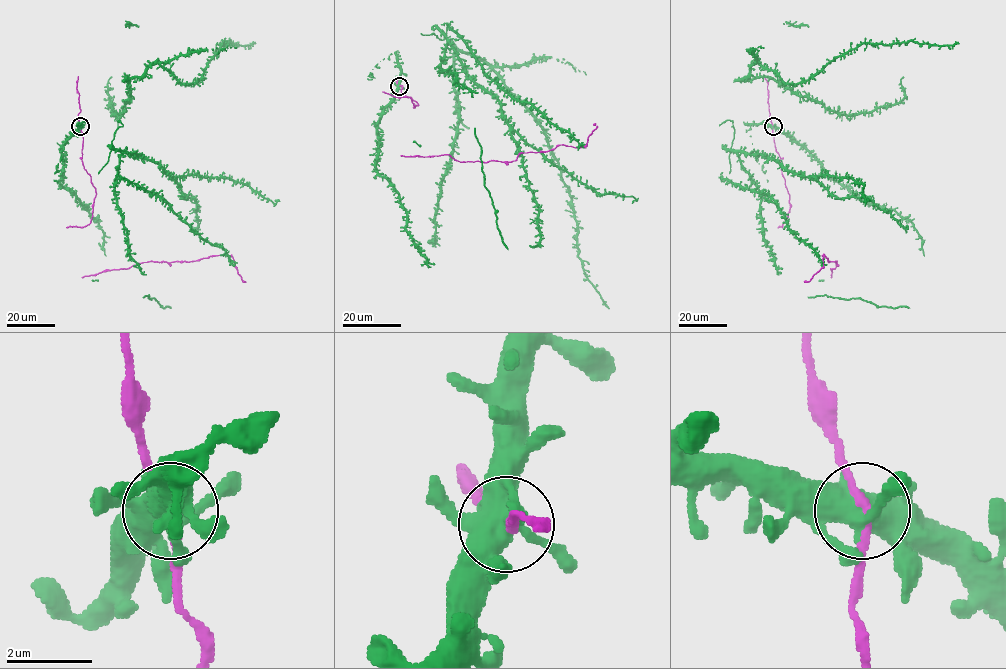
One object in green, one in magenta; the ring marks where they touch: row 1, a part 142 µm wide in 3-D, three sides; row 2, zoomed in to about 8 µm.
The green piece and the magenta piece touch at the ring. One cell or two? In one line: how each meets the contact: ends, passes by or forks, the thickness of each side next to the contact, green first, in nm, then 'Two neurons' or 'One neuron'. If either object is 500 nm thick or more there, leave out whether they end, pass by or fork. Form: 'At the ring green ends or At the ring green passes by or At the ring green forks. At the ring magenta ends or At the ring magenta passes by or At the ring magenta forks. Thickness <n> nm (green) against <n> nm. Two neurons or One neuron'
Thickness 500 nm (green) against 180 nm. Two neurons

